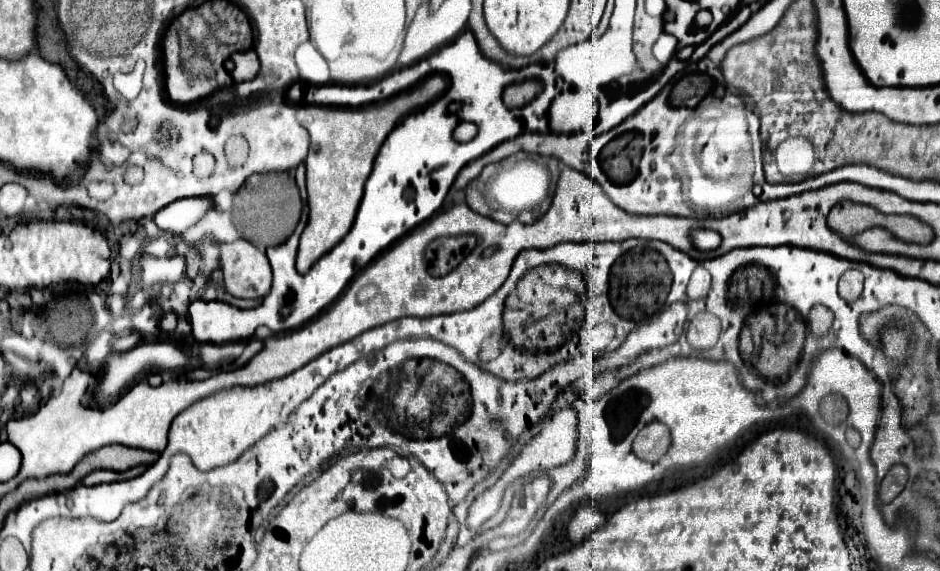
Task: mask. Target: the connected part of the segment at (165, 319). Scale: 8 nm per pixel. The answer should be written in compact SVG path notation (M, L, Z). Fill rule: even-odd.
M165 311L159 319L159 329L165 333L173 333L177 327L177 315L173 311Z

